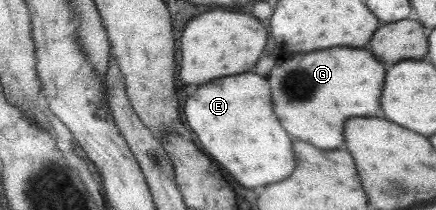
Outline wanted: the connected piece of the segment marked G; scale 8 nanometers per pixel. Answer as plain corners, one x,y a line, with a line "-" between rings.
329,48
279,60
267,74
273,112
287,134
321,150
345,148
343,124
351,116
377,116
385,70
361,48

